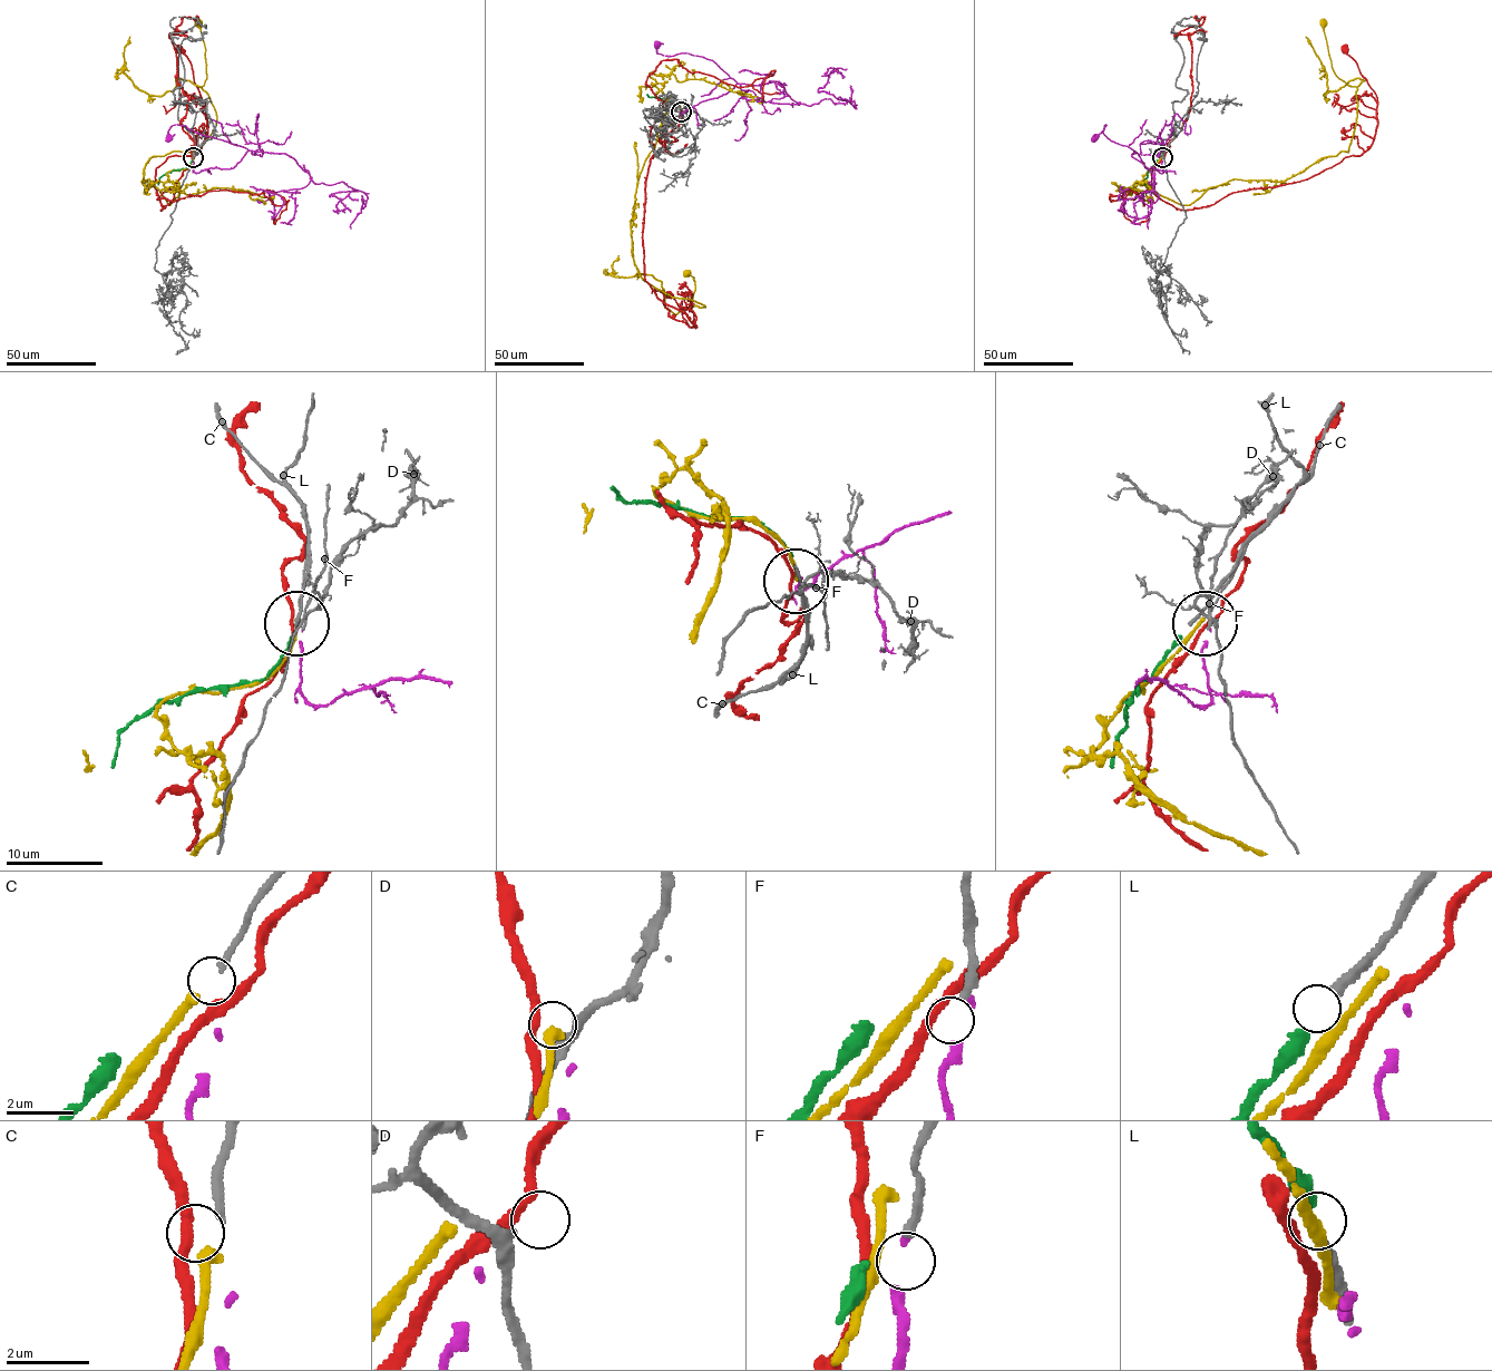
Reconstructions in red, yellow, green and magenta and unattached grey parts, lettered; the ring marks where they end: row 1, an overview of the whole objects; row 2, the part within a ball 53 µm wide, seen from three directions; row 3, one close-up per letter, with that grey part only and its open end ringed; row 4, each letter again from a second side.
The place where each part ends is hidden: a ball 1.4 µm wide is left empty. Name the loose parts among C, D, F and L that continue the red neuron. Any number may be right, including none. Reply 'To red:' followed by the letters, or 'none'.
To red: none

